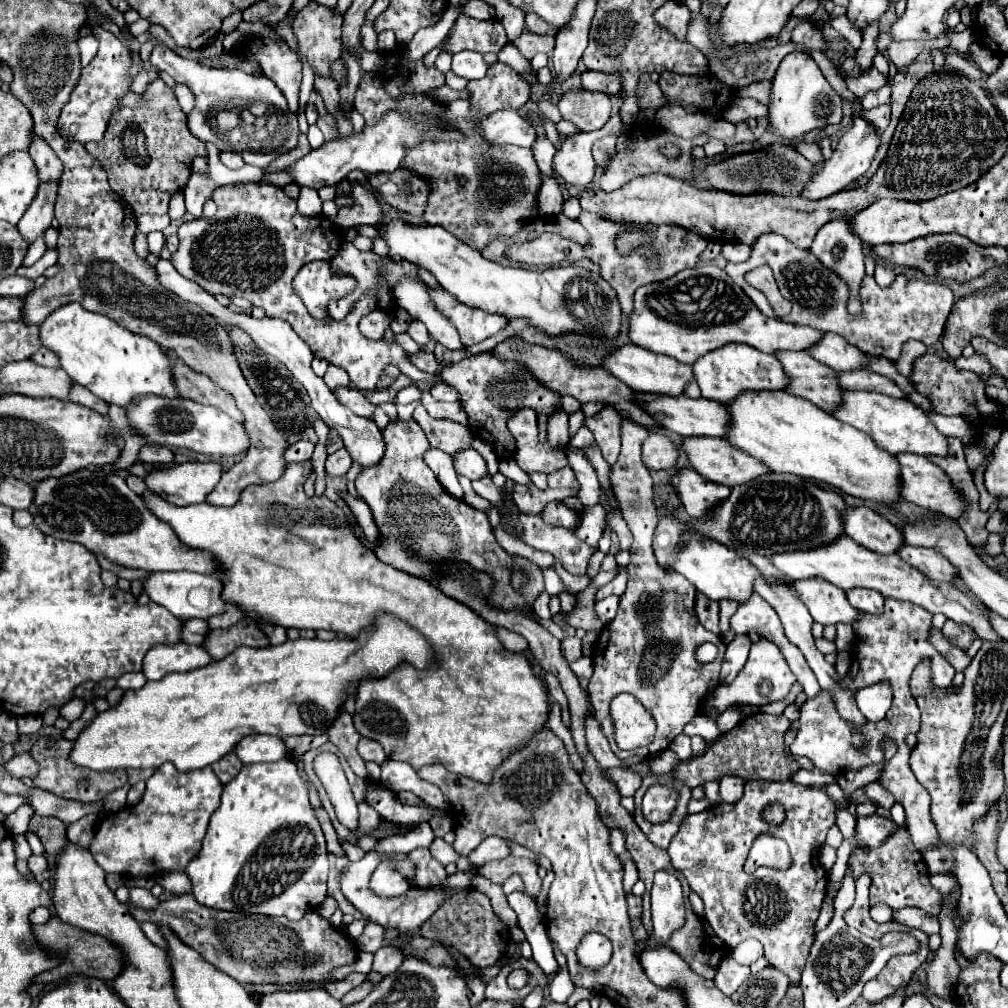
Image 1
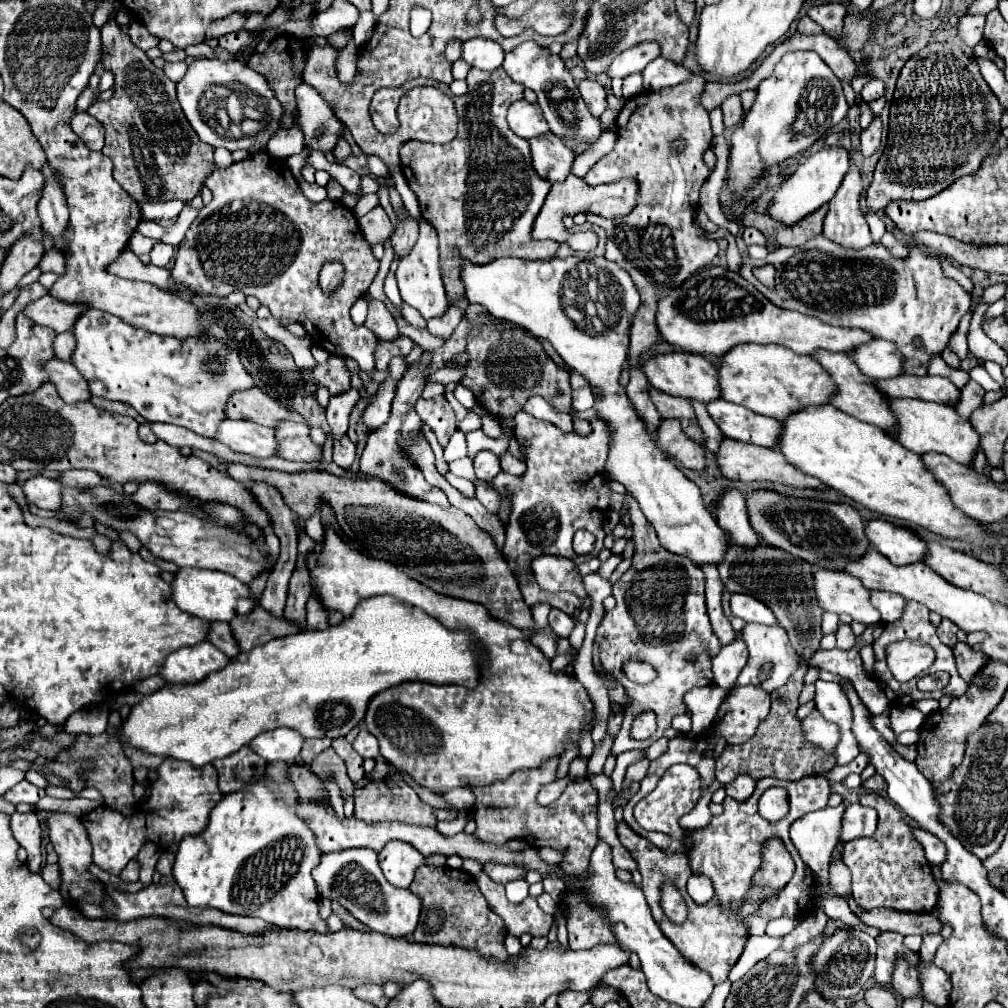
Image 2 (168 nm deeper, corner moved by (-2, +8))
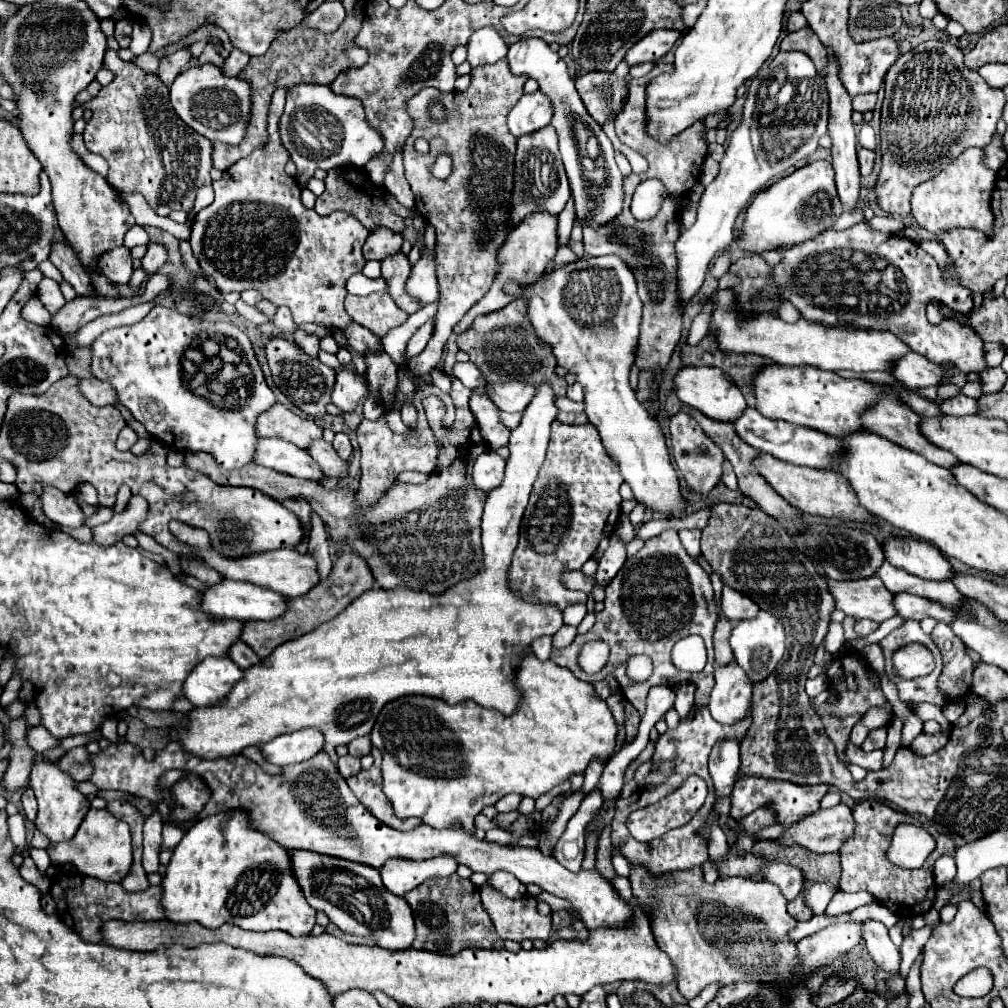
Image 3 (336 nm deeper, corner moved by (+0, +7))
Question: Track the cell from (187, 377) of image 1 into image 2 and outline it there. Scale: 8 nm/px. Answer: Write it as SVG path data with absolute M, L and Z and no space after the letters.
M249 389L249 391L239 391L233 393L229 405L227 405L227 415L231 419L243 419L243 421L255 421L259 425L275 429L279 421L297 421L305 423L305 419L299 413L289 411L283 407L277 399L269 397L261 389Z

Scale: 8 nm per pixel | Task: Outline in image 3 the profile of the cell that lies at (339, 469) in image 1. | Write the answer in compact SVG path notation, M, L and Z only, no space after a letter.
M335 434L333 448L335 448L335 452L339 454L339 458L341 458L341 460L347 460L347 458L349 458L349 454L351 454L351 450L353 450L353 446L351 446L351 442L349 442L347 434Z

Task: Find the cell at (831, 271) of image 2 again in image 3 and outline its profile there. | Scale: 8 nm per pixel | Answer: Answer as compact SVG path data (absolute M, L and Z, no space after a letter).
M859 222L847 230L827 230L813 240L807 240L785 252L783 260L773 266L769 278L779 292L779 298L789 300L803 318L811 322L823 322L827 326L855 326L865 330L887 330L903 338L903 342L917 354L925 356L933 364L951 364L963 372L981 372L987 368L983 360L983 340L959 322L943 322L939 326L929 324L925 308L931 298L947 302L949 308L971 312L973 310L973 292L965 286L947 286L939 274L937 262L929 256L919 244L913 244L905 238L893 234L879 234L867 230L865 222Z

